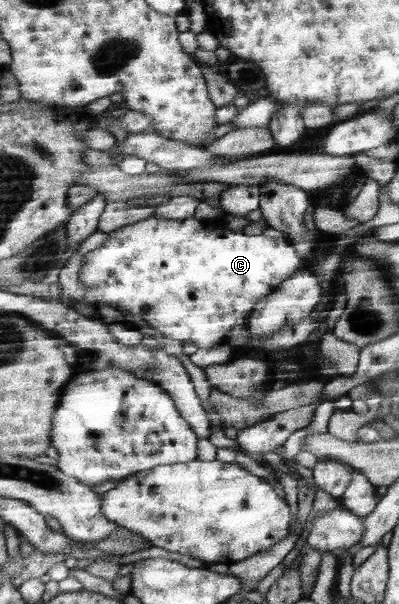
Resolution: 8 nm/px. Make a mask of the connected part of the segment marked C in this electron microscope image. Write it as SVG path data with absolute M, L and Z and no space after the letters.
M152 215L109 232L107 239L84 257L80 276L97 307L108 305L135 318L142 317L142 325L162 336L208 349L223 345L225 335L233 327L245 325L259 300L271 295L305 265L299 251L284 236L273 238L232 231L221 220L161 219Z

